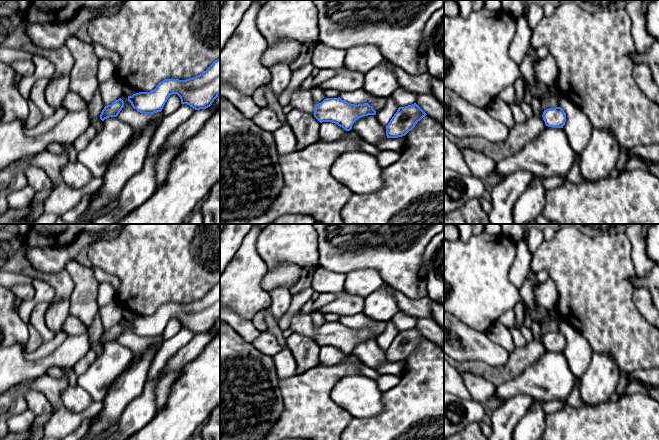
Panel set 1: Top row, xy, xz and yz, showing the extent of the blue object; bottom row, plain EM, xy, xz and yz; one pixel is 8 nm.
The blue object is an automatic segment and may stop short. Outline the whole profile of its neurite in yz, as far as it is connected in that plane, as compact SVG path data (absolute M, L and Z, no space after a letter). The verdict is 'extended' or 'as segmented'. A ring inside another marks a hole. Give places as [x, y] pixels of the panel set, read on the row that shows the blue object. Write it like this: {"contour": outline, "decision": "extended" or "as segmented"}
{"contour": "M561 107L544 110L542 117L545 125L552 128L563 128L566 122L566 113Z", "decision": "as segmented"}

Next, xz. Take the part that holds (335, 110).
{"contour": "M301 86L292 93L289 103L293 109L312 114L320 123L332 122L346 131L350 131L359 118L376 115L376 111L368 103L355 105L340 97L326 98L316 104L311 91L307 91Z", "decision": "extended"}

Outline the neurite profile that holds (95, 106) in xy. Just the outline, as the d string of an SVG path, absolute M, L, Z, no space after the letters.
M98 90L87 104L87 111L91 118L91 126L94 126L98 132L103 128L103 121L100 119L100 114L104 107L105 105Z

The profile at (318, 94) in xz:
M313 88L311 90L311 95L316 104L321 103L324 99L326 99L325 89L323 88Z

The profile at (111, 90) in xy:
M115 76L101 83L99 92L105 106L111 105L124 94L122 82Z

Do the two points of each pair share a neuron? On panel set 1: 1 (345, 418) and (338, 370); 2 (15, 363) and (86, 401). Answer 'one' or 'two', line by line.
1: one
2: two

